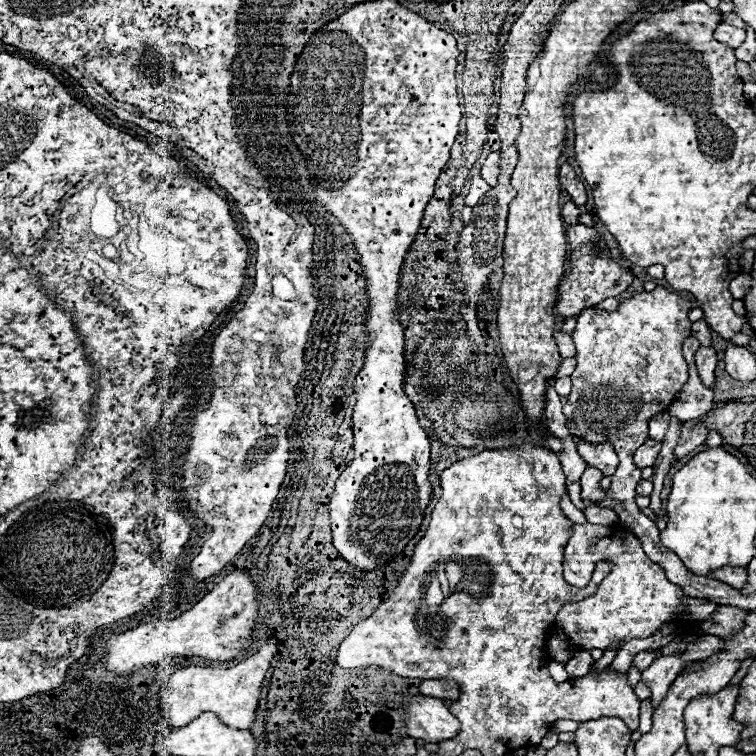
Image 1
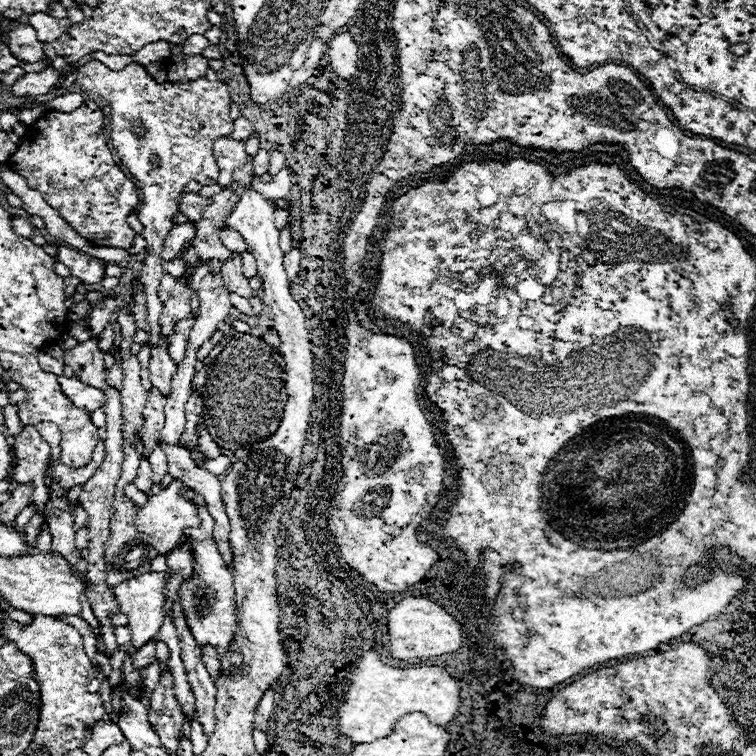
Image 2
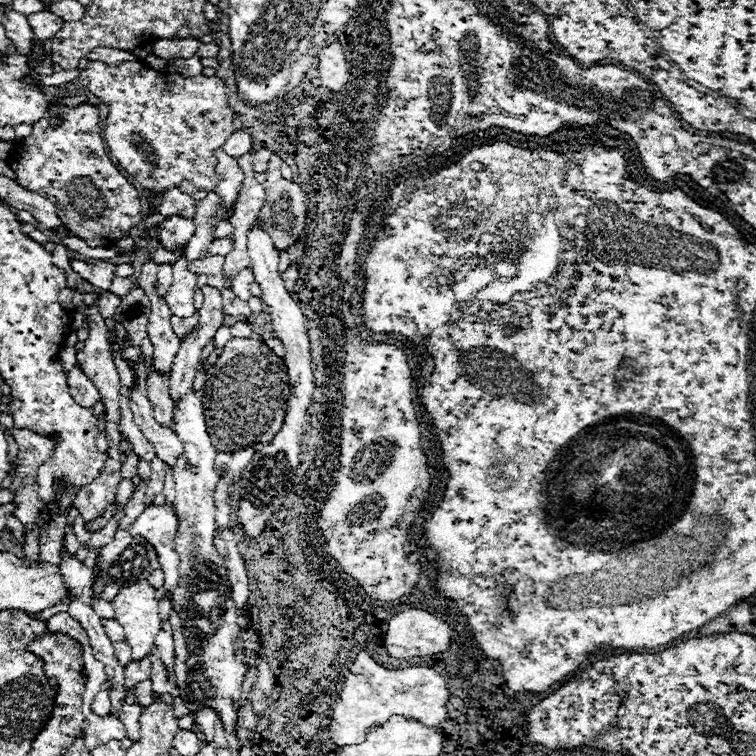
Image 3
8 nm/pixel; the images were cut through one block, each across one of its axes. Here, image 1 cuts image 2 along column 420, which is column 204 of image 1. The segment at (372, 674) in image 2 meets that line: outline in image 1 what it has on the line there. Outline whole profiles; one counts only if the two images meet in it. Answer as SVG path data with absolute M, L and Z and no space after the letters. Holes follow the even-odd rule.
M268 642L252 658L246 658L232 668L188 666L188 668L176 670L160 692L160 702L166 710L166 716L170 718L170 724L174 728L182 728L184 724L190 724L192 720L196 720L196 716L204 712L214 712L226 726L250 730L256 720L262 682L266 678L272 658L276 656L276 650L278 646L274 642Z

